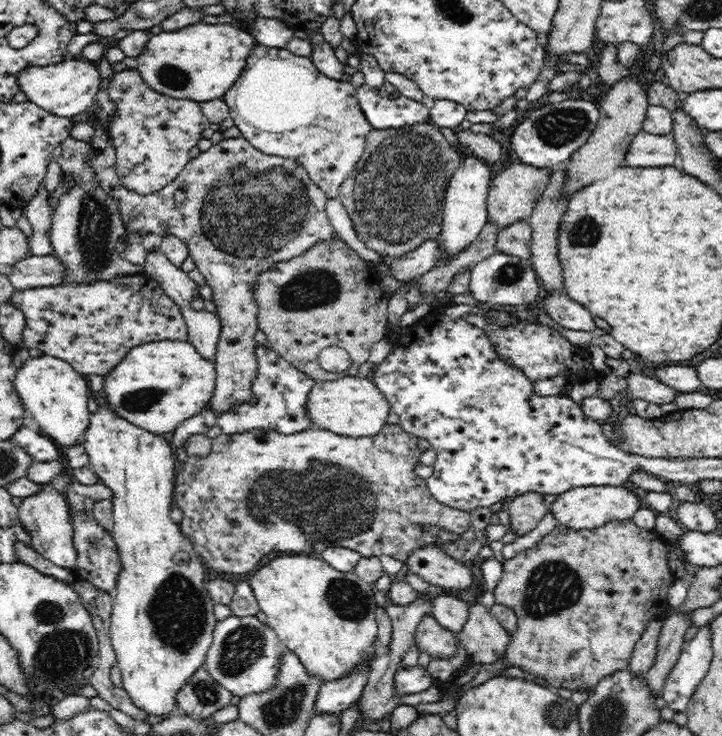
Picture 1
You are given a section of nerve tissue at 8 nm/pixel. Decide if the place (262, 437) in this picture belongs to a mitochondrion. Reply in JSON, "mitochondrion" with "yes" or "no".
{"mitochondrion":"no"}

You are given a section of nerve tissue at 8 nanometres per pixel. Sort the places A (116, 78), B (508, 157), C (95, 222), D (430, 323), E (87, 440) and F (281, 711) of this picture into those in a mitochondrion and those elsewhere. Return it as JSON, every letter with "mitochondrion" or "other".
{"A":"other","B":"other","C":"mitochondrion","D":"other","E":"other","F":"mitochondrion"}

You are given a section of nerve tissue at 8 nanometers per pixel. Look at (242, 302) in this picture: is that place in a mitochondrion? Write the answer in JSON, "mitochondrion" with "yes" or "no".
{"mitochondrion":"no"}

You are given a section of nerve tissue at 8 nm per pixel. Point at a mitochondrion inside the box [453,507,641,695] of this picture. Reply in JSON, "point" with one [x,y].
{"point":[551,587]}

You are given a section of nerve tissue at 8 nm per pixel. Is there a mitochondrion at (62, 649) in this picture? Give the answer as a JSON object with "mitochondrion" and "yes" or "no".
{"mitochondrion":"yes"}

